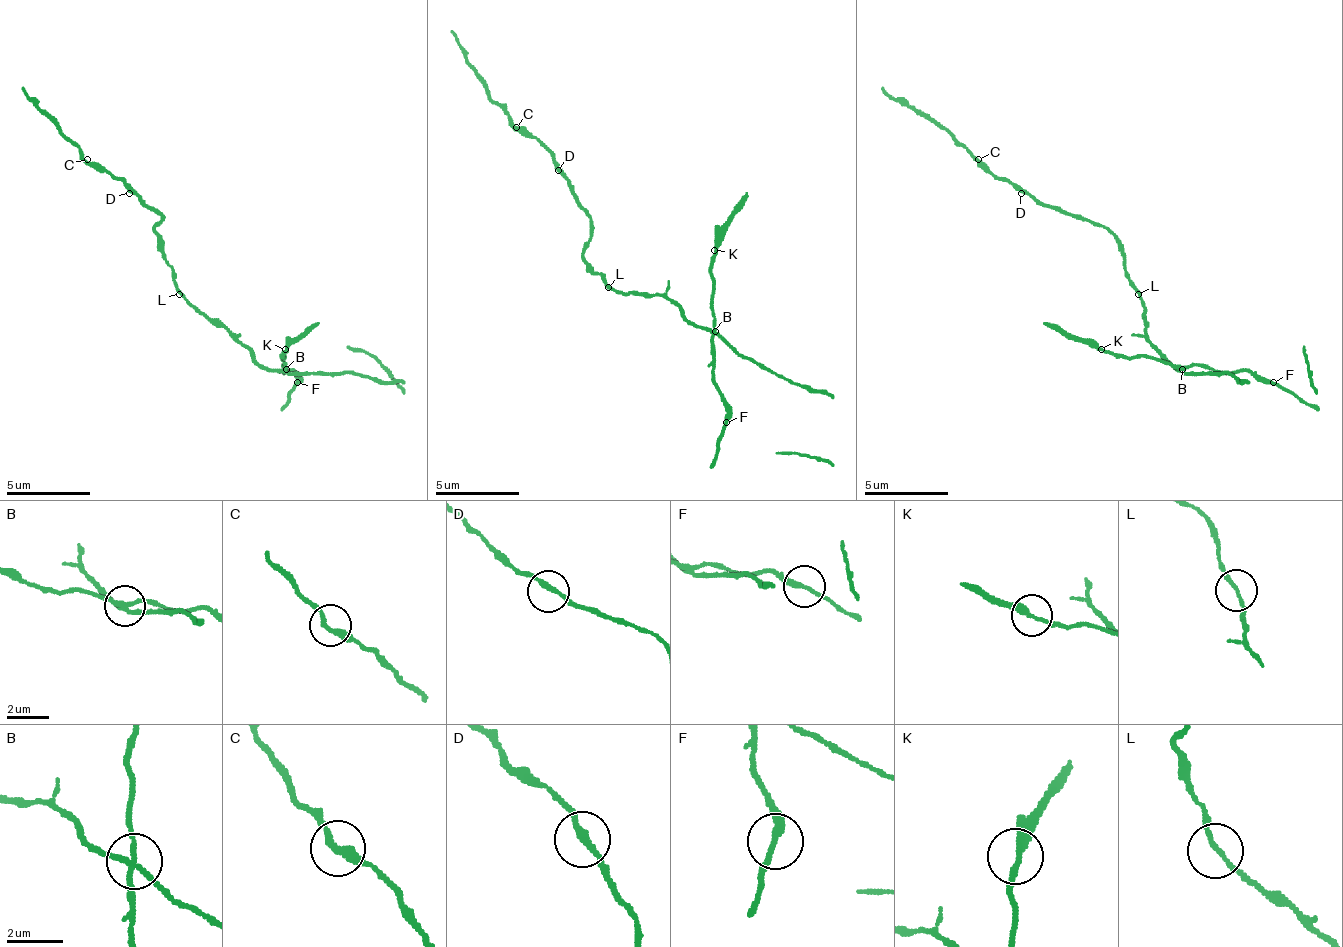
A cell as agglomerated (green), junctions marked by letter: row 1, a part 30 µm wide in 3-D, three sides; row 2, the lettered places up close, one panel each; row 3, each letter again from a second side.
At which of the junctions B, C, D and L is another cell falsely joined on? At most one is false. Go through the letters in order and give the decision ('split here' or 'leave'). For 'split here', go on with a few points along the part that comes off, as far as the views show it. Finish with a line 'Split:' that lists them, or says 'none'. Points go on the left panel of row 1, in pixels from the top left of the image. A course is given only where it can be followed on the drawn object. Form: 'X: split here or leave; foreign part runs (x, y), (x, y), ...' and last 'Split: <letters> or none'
B: split here; foreign part runs (285, 370), (285, 365), (297, 378), (280, 412)
C: leave
D: leave
L: leave
Split: B

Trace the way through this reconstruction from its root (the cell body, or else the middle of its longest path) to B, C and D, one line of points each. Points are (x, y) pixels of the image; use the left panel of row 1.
B: (179, 290), (200, 311), (213, 319), (221, 319), (264, 365), (285, 370)
C: (179, 290), (162, 252), (162, 239), (154, 231), (162, 218), (133, 189), (87, 159)
D: (179, 290), (175, 285), (175, 273), (162, 252), (162, 239), (154, 231), (162, 218), (146, 201), (129, 193)

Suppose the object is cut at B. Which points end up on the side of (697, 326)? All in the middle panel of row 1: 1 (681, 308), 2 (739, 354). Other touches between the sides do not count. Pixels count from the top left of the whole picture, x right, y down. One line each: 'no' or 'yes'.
1: yes
2: yes

